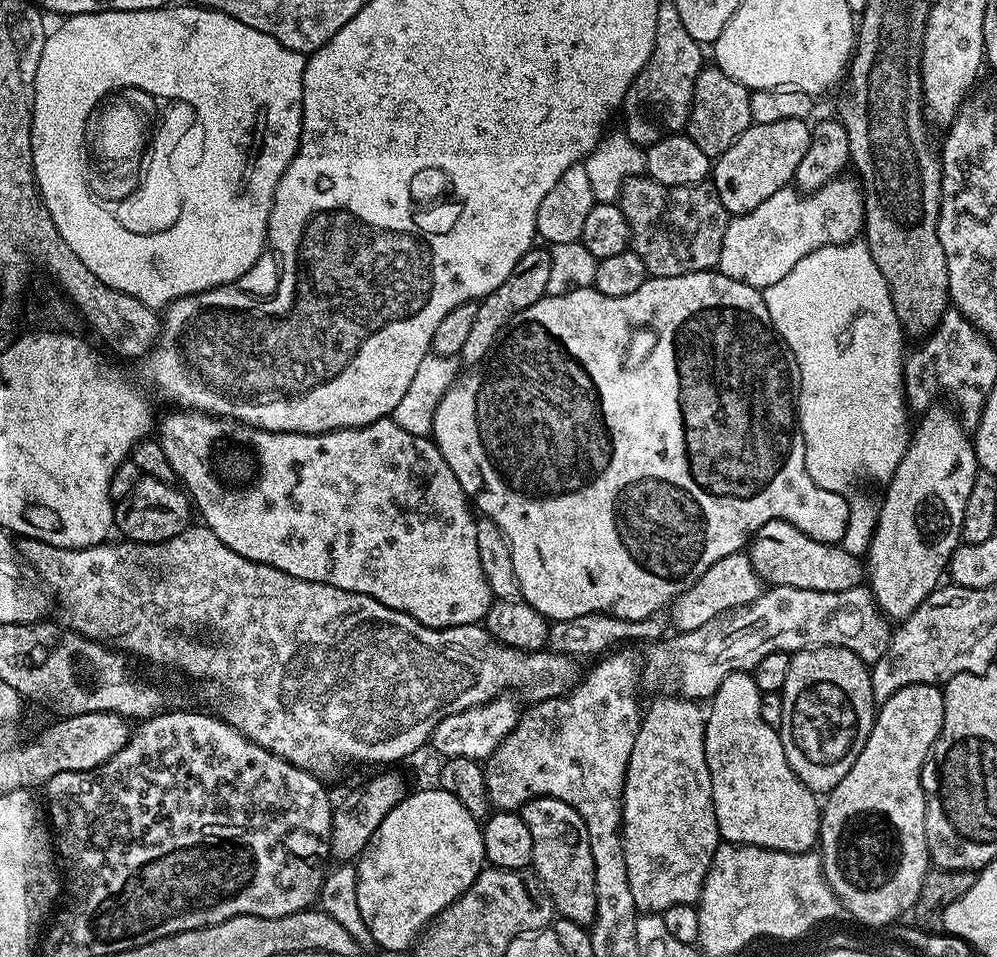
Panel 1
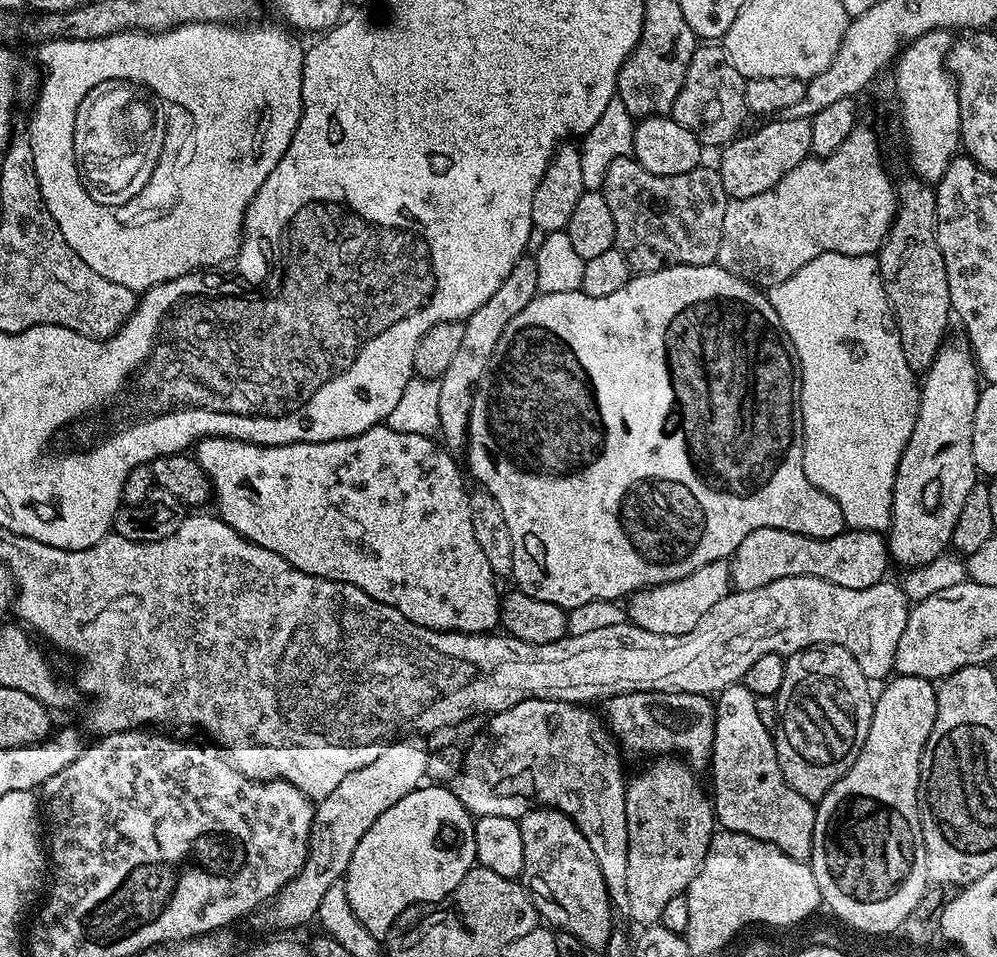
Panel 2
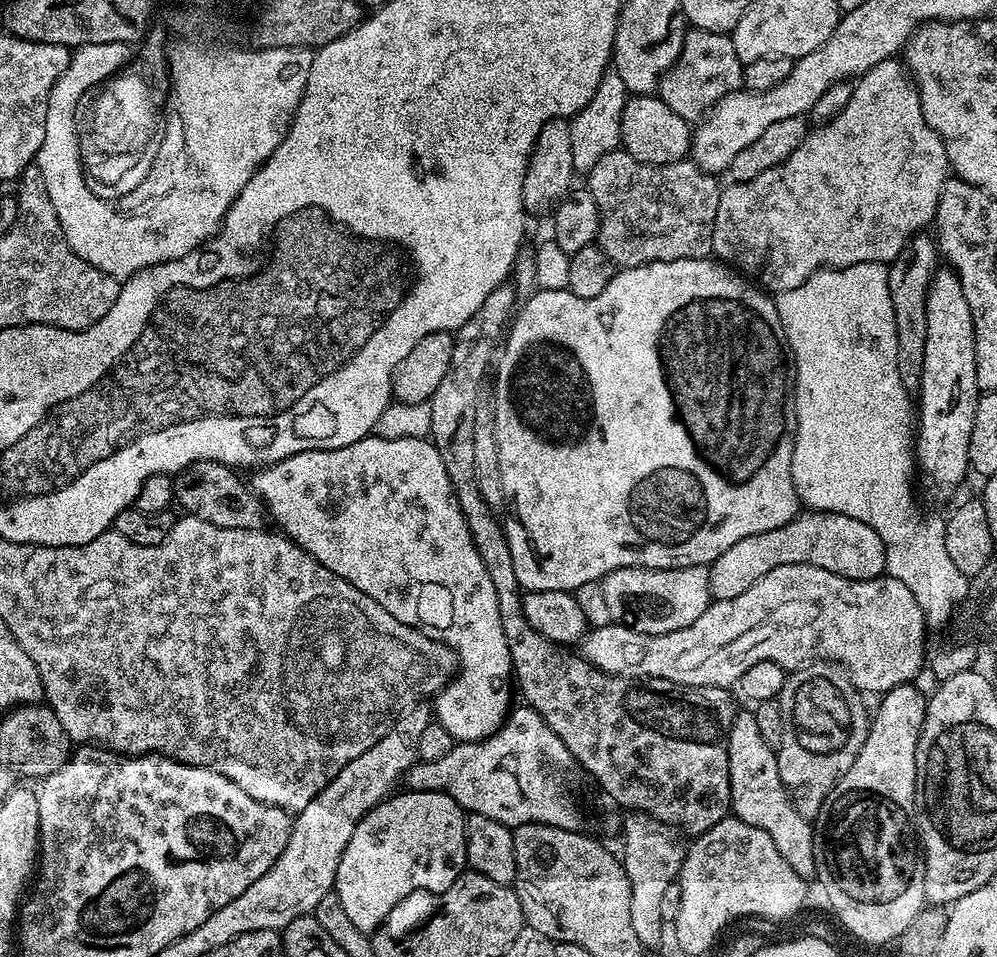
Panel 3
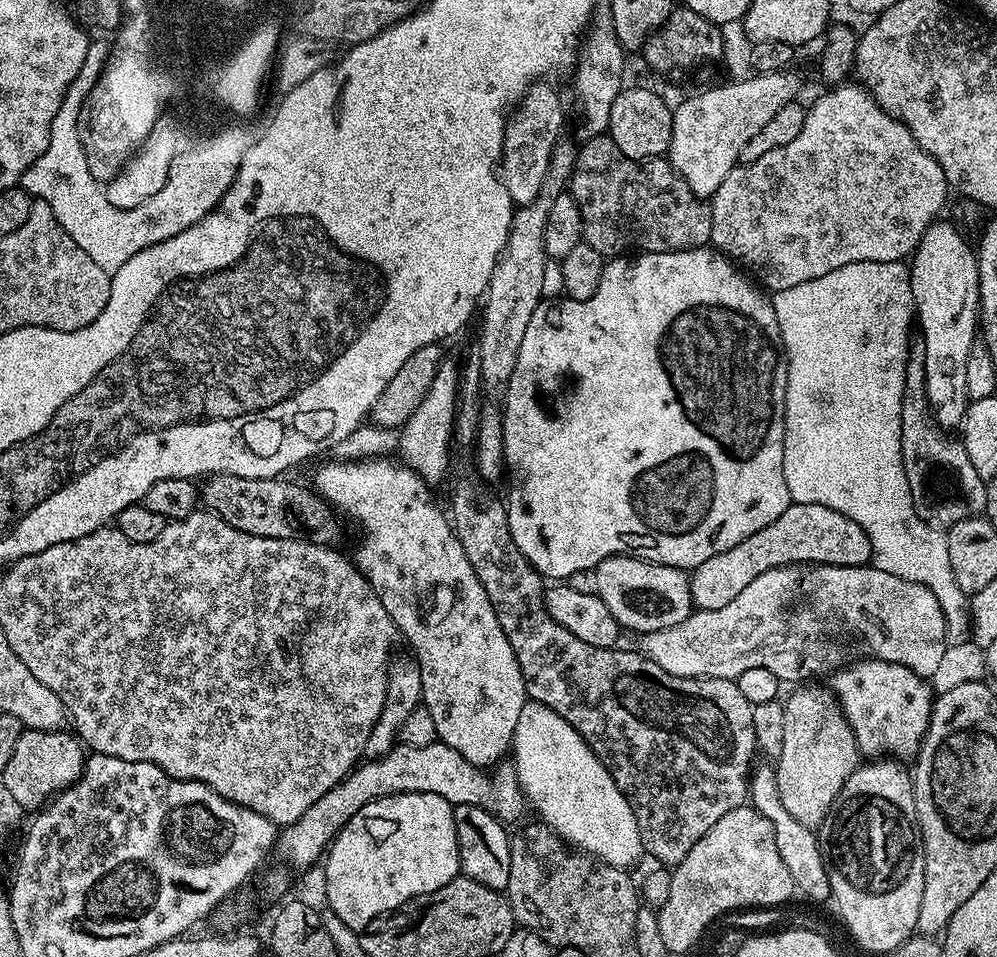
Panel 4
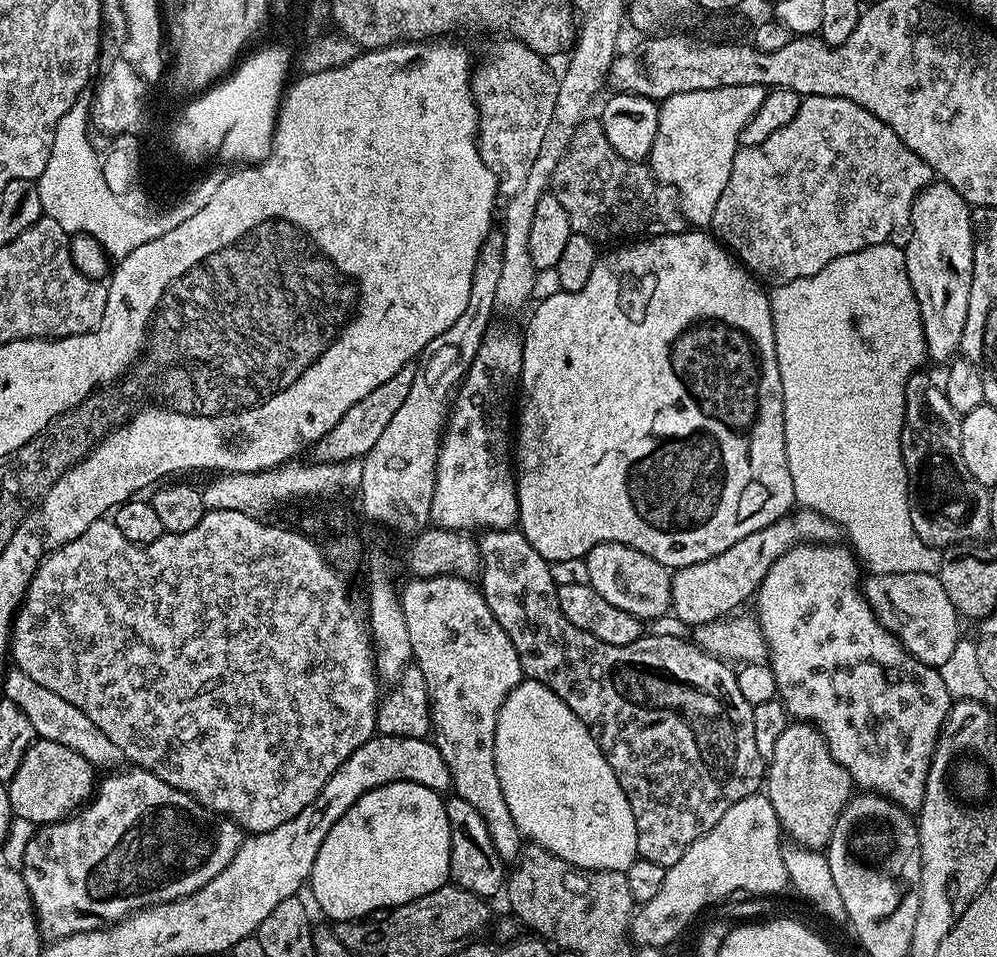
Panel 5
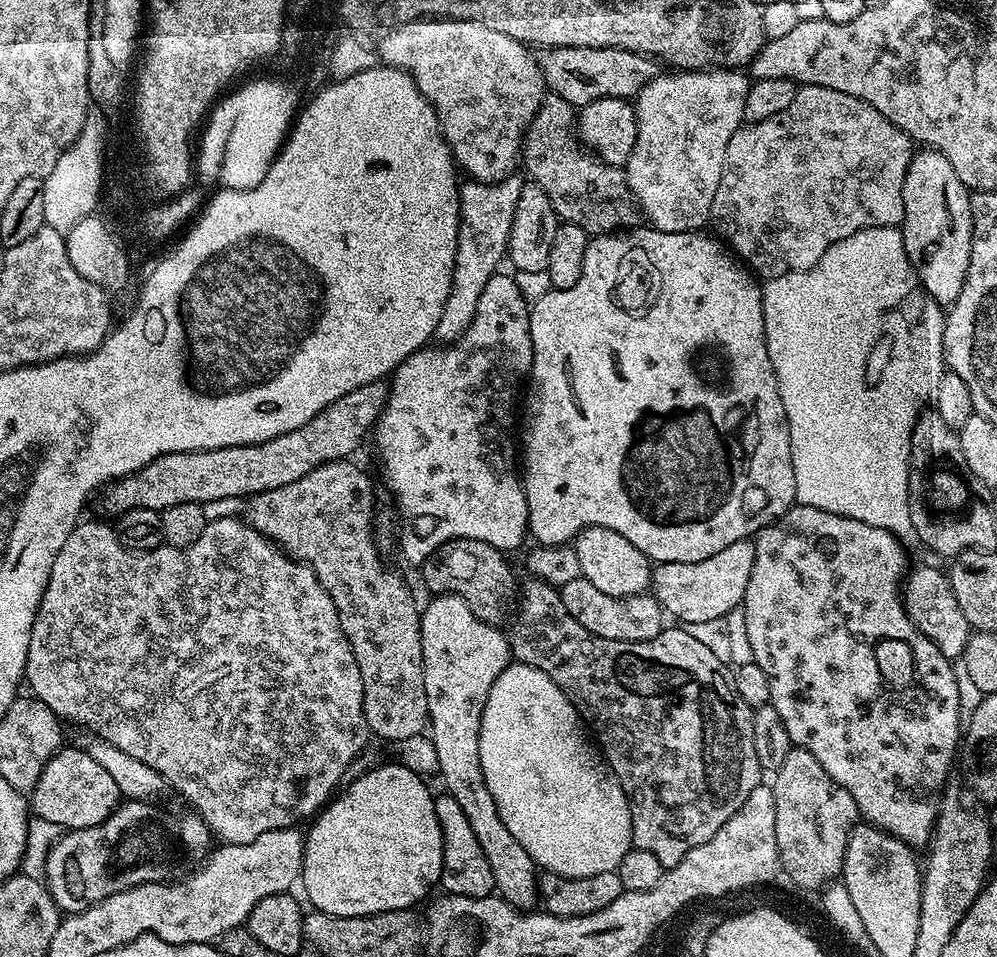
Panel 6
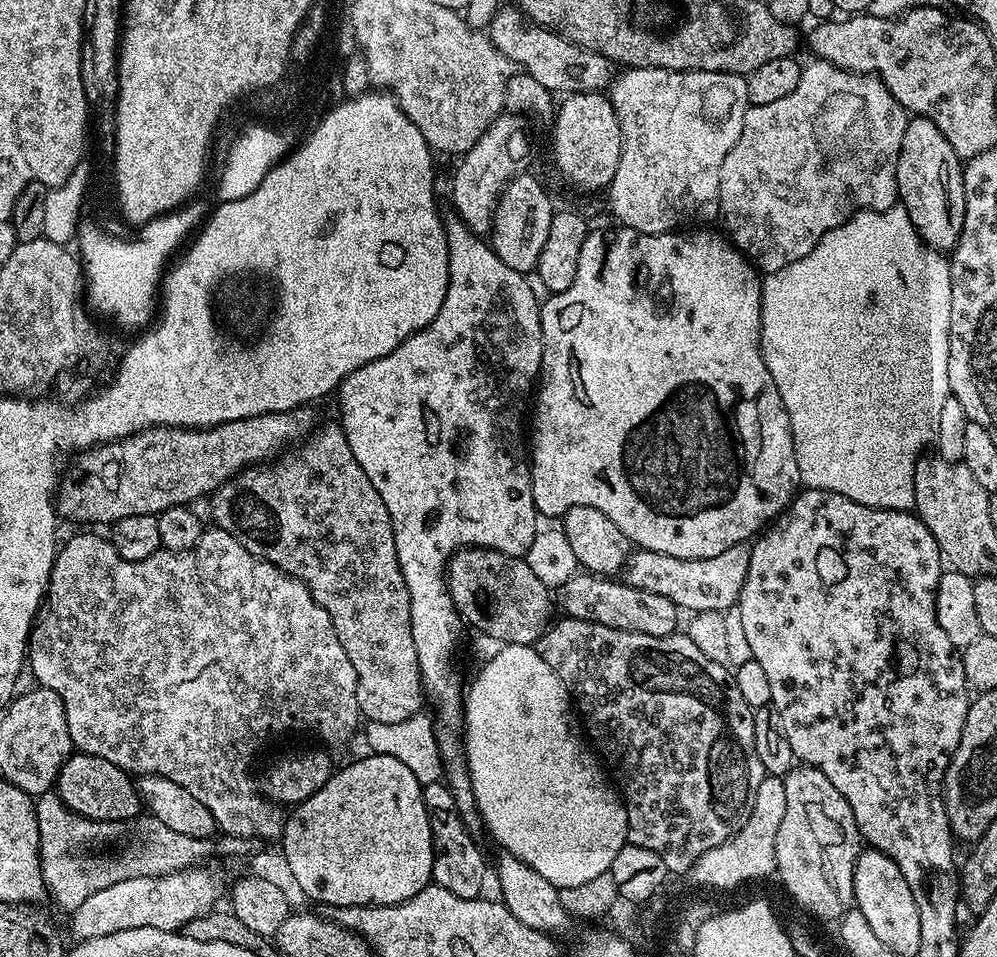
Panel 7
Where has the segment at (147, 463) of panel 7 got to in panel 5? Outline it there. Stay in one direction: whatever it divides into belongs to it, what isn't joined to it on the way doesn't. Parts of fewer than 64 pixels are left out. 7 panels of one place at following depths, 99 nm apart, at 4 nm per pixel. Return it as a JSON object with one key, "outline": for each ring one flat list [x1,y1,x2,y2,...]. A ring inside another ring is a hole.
{"outline":[[415,363,402,366,402,370,398,370,398,374,394,374,394,378,389,378,387,382,382,382,382,386,370,390,370,394,366,394,366,398,362,398,362,402,354,402,354,406,350,406,350,410,346,410,346,414,342,414,342,418,338,418,338,426,334,426,334,430,330,430,322,439,312,445,311,459,322,463,359,461,372,449,374,442,378,442,382,430,386,430,386,425,390,423,390,418,394,418,395,412,402,407,402,401,406,399,406,394,414,382,415,373]]}

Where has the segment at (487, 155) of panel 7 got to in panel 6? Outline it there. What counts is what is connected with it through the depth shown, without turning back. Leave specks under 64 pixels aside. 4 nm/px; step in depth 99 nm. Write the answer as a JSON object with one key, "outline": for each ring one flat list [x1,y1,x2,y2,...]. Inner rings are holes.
{"outline":[[519,175,507,176,496,184,481,182,466,182,460,184,460,225,458,226,458,242,456,243,456,257,454,258,454,274,452,275,452,289,450,298,442,310,442,318,436,327,435,339,441,345,455,344,461,334,470,326,474,314,478,310,478,298,482,298,482,290,486,290,486,282,497,275,500,263,505,263,508,254,508,239,510,226,514,222,514,210,518,206,520,191,524,189,525,181,519,180]]}

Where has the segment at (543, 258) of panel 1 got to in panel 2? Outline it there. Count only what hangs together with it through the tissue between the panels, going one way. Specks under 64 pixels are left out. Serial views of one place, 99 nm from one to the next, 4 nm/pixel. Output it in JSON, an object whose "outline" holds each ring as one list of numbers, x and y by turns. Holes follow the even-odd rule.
{"outline":[[531,255,521,256,518,262,514,262,514,270,506,274,506,282,502,282,502,286,498,286,498,290,494,290,494,294,490,294,490,298,486,298,486,302,482,302,482,306,478,306,478,310,474,310,474,314,463,321,462,342,450,366,446,366,439,378,438,436,443,447,453,454,463,453,468,447,472,397,476,395,476,389,487,373,498,346,498,338,502,338,502,330,506,330,513,318,518,318,518,314,522,314,522,310,526,310,526,306,530,306,530,302,540,292,539,268,540,265]]}

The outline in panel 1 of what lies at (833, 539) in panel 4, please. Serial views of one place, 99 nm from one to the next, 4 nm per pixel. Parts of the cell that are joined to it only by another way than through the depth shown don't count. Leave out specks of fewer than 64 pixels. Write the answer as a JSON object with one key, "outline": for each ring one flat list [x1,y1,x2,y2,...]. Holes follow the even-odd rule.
{"outline":[[771,520,759,528,751,537,747,553,761,581,768,586,841,592,861,587,866,576,861,557,851,556,840,544,818,542,785,520]]}

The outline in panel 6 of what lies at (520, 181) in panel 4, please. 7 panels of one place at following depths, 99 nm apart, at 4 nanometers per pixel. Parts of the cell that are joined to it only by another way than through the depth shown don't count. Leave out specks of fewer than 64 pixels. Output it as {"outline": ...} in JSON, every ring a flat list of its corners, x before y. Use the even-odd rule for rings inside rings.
{"outline":[[425,18,423,20,412,20,408,24,397,24,395,28,387,33,388,36,381,44,378,44,378,56,387,67,400,68,404,72,412,75,412,80,418,86,418,90,432,104,433,110,440,123,440,133,444,135,444,141,448,144,448,149,452,152,452,158,461,169,469,172,471,179,483,184,496,184,499,180,505,180,507,176,513,175,517,171,518,161,522,156,522,145,524,136,528,133,530,122,534,114,542,106,546,95,546,85,544,72,541,70,535,55,531,56,529,49,521,44,519,40,510,38,506,34,498,34,498,30,490,30,490,26,482,26,480,22,473,20,437,20,435,18]]}

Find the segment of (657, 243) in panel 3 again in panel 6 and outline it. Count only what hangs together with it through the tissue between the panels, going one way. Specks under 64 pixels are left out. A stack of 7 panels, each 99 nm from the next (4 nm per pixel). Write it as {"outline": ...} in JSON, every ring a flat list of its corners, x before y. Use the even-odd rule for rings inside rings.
{"outline":[[555,94,545,95,538,114,534,114,528,133,524,136,522,168,532,175,529,176,531,183,542,186,542,190,546,190,546,198,550,198,550,206,554,206,557,217,563,223,582,226,582,230,586,230,589,237,607,236,610,232,637,227,638,205,632,197,625,169,606,163,581,143,578,139,577,109,564,98]]}

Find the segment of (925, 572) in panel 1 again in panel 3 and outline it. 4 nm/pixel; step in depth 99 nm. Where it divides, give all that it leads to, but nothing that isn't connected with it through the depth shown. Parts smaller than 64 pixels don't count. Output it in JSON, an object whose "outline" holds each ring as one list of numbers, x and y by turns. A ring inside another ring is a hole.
{"outline":[[937,267,936,273,932,275,932,281,928,287,928,297,926,298,926,362,922,366,922,378,918,389,918,427,914,432,914,460,924,471,924,476,936,488,952,488,955,484,960,484,964,480,964,475,969,475,970,465,968,463,968,447,970,446,970,430,974,430,974,410,978,406,981,398,981,390,978,386,978,377,974,374,974,322,970,314,970,305,966,302,966,294,962,292,962,286,956,273,951,267]]}

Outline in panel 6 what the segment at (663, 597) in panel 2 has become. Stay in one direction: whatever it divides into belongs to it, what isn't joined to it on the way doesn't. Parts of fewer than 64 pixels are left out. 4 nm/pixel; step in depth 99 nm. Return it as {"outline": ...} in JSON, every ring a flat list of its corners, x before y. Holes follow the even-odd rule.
{"outline":[[590,526,581,530,574,541,578,554,578,566,583,579,589,580,597,590,603,590,614,598,623,596,642,596,649,591,652,583,653,565,646,554,626,542,622,534,606,530,606,526]]}

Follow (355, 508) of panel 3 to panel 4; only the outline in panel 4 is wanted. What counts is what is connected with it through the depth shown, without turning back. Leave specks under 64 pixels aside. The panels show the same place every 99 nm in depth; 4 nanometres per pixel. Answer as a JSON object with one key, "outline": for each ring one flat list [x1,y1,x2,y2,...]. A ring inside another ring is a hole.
{"outline":[[396,458,362,459,362,460,337,460,333,459,330,464,324,464,316,472,316,484,314,491,317,496,327,500,333,508,341,513,349,512,356,519,356,524,360,527,360,532,364,535,364,541,356,548,354,563,357,570,365,576,382,606,386,606,386,614,396,624,396,631,401,637,408,639,408,644,412,647,411,655,414,657,422,678,422,704,430,710,430,718,434,718,434,730,439,743,450,746,450,750,458,750,466,762,470,762,475,767,485,770,501,763,505,759,506,753,511,749,514,730,518,726,518,714,522,714,526,703,526,693,524,691,524,679,522,670,518,666,518,658,514,658,514,650,502,634,502,626,498,626,498,614,494,614,494,606,490,606,490,598,486,598,486,590,482,590,482,582,478,582,478,574,474,574,474,566,470,566,470,558,466,558,466,550,462,550,462,542,458,542,456,531,452,528,452,522,447,511,444,512,436,505,436,500,432,497,433,489,420,477,416,471,409,468,407,464]]}

